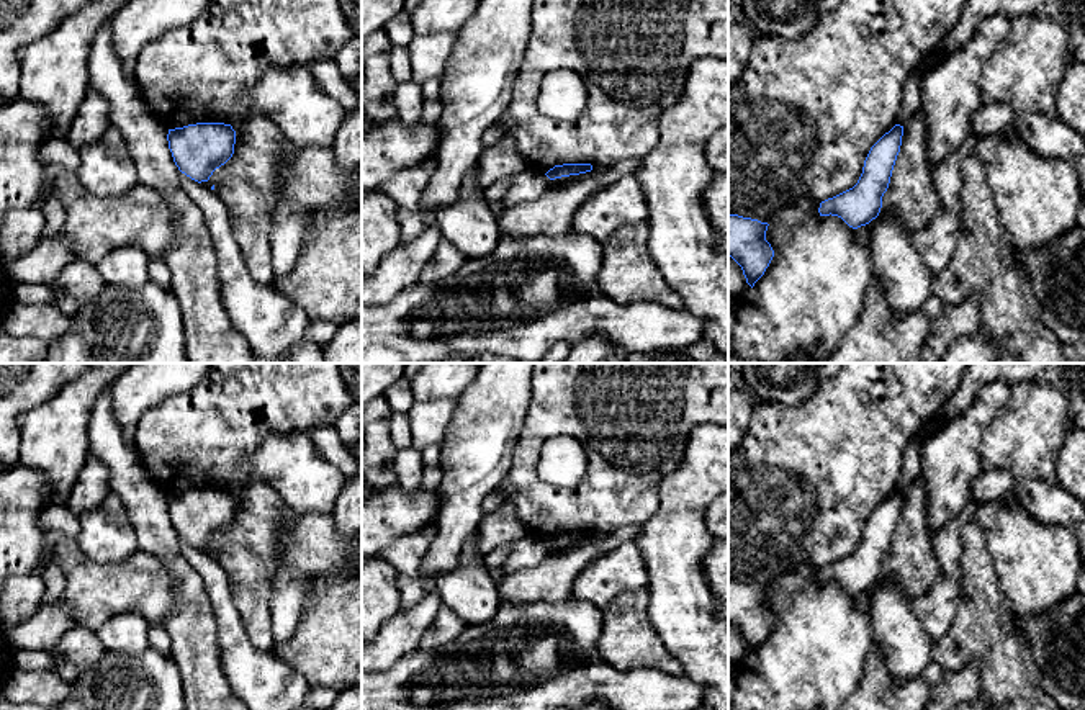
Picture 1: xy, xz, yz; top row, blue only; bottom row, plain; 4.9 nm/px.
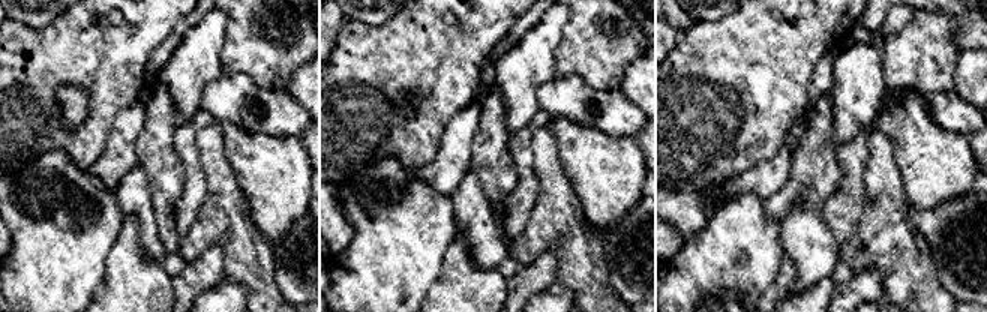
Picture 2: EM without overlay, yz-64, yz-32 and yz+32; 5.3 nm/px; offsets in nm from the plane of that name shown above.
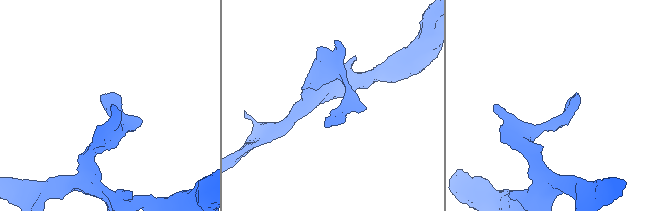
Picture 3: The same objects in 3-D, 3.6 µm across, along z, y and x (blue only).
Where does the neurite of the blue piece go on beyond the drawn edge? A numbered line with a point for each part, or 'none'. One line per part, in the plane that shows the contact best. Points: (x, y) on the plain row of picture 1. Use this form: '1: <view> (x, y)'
none

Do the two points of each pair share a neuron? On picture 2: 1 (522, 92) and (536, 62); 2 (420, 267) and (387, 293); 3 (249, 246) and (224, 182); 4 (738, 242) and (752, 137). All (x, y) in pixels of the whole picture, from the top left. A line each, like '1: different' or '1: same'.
1: same
2: same
3: same
4: different

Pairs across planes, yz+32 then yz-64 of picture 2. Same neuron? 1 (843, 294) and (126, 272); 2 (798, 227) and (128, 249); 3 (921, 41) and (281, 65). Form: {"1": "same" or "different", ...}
{"1": "different", "2": "different", "3": "same"}

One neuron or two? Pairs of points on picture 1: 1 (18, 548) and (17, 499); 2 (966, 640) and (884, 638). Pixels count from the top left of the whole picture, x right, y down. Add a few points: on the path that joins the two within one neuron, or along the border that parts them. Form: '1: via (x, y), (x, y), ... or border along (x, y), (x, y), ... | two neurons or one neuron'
1: via (18, 537), (18, 511) | one neuron
2: border along (933, 645), (930, 660) | two neurons

